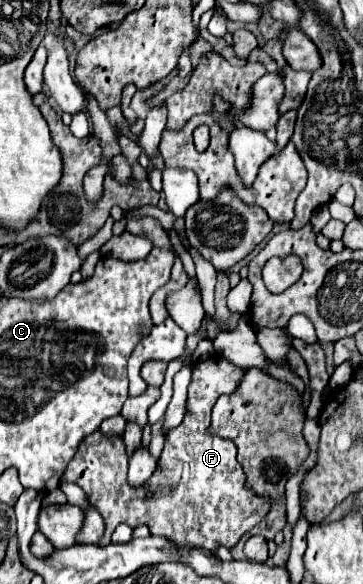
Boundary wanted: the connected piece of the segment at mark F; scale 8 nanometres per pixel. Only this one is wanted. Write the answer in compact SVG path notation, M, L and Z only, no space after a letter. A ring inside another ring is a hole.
M213 354L207 360L197 360L191 366L191 384L189 384L189 400L187 400L187 414L183 422L177 428L171 428L165 432L165 448L157 460L157 470L153 476L147 480L145 486L131 486L127 480L127 454L125 454L125 444L121 436L109 436L103 434L101 430L85 436L69 462L63 480L77 484L85 494L87 500L99 510L99 514L105 520L105 534L99 540L99 546L107 546L111 540L113 530L125 522L131 528L147 524L151 536L161 536L173 542L177 548L203 548L217 556L217 548L233 548L239 538L249 532L255 524L259 524L265 514L271 508L271 502L267 496L255 494L251 488L245 484L245 474L243 468L237 464L237 448L231 440L219 438L209 432L211 426L211 408L217 402L219 396L223 394L233 394L237 386L241 384L241 378L245 376L245 368L239 368L225 360L221 354Z

